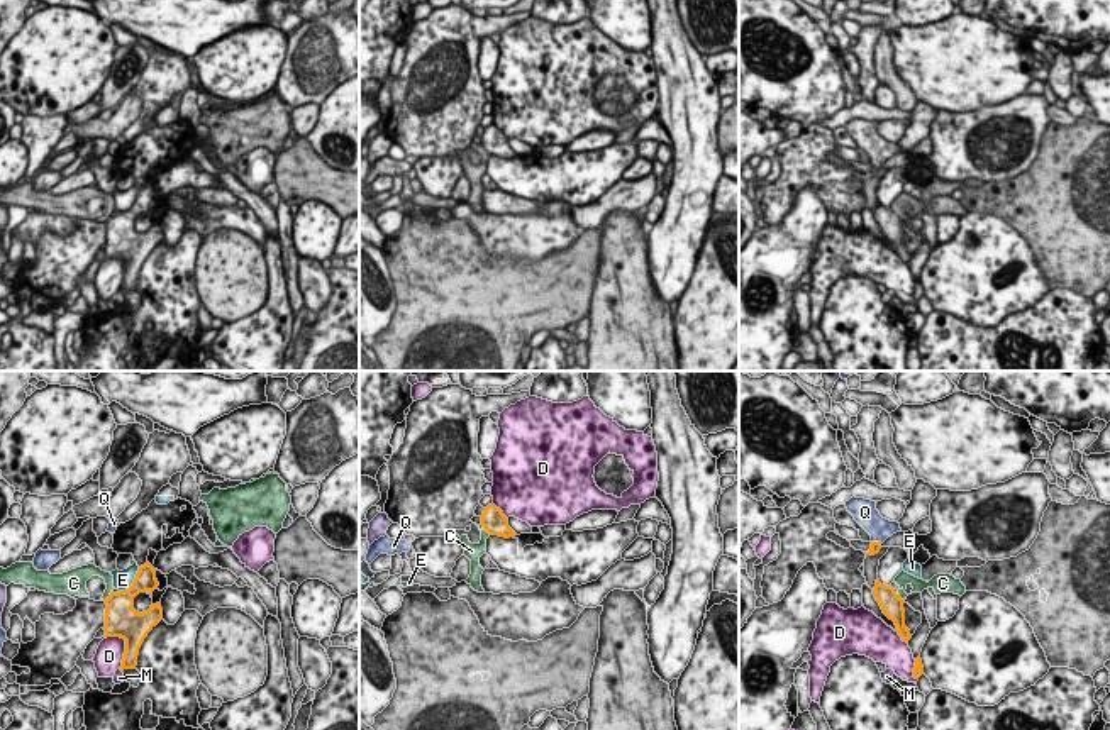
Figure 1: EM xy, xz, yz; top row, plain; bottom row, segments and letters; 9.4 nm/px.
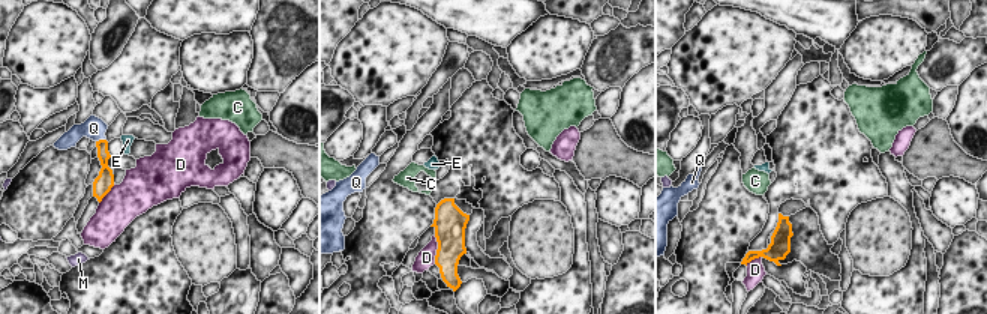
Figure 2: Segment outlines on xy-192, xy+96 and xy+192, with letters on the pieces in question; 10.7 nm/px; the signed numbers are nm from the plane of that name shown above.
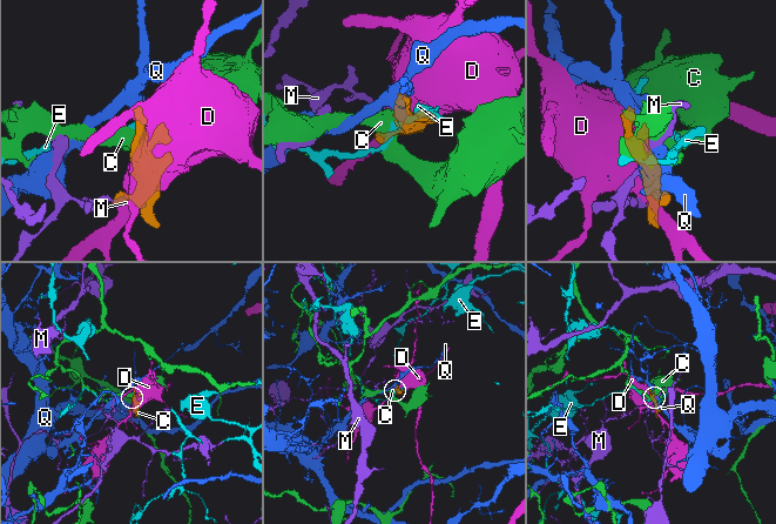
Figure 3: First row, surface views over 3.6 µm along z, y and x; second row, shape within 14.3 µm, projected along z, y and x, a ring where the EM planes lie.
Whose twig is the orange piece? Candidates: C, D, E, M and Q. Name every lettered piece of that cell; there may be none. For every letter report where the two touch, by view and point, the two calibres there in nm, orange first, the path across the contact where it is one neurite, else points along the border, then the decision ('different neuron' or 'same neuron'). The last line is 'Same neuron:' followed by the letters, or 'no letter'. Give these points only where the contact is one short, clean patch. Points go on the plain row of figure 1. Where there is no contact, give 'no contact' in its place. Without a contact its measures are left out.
C: contact xz (485, 149); calibres 240 and 160 nm; border xz (480, 144), (490, 154); different neuron
D: contact xy (126, 266); calibres 320 and 260 nm; different neuron
E: contact xy (133, 204); calibres 260 and 190 nm; border xy (139, 188), (134, 202), (119, 212); different neuron
M: no contact; different neuron
Q: contact yz (876, 163); calibres 100 and 220 nm; way yz (875, 166), (876, 163), (880, 149); same neuron
Same neuron: Q

